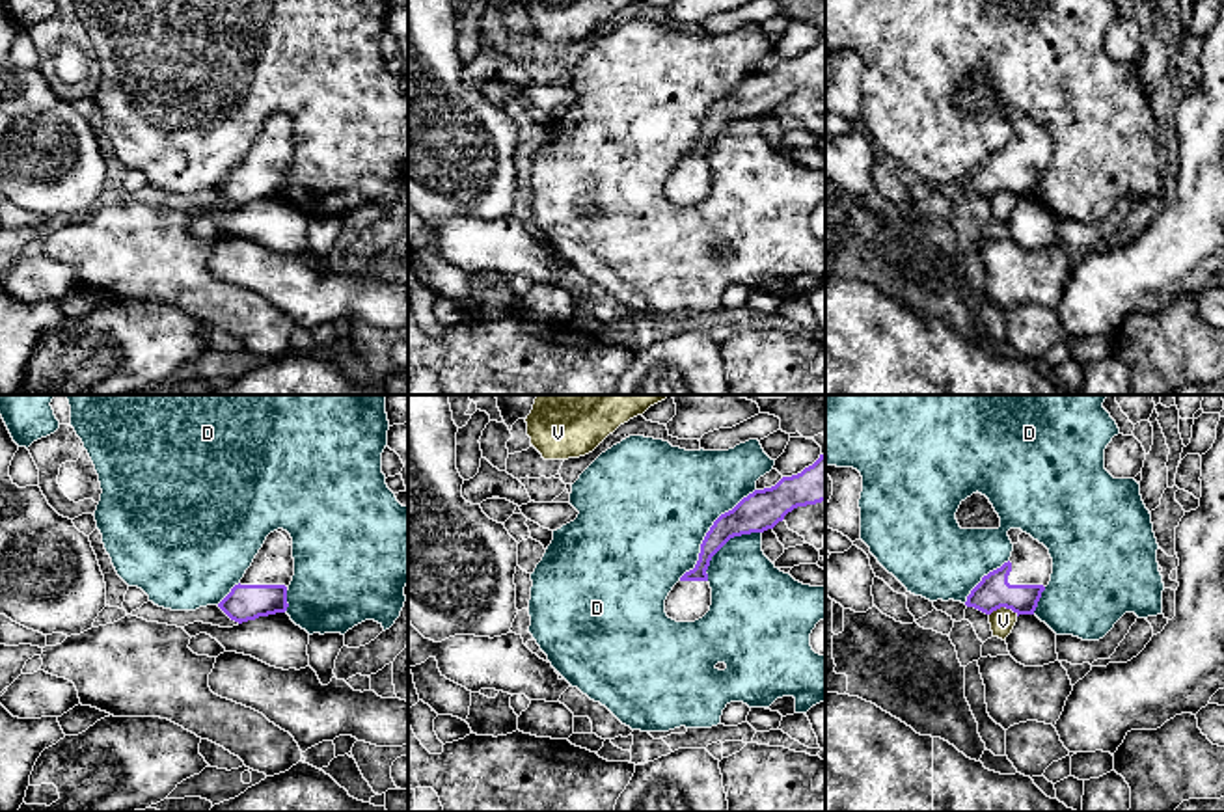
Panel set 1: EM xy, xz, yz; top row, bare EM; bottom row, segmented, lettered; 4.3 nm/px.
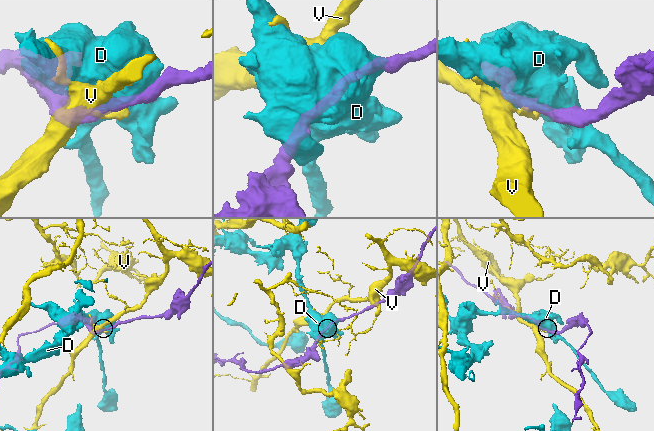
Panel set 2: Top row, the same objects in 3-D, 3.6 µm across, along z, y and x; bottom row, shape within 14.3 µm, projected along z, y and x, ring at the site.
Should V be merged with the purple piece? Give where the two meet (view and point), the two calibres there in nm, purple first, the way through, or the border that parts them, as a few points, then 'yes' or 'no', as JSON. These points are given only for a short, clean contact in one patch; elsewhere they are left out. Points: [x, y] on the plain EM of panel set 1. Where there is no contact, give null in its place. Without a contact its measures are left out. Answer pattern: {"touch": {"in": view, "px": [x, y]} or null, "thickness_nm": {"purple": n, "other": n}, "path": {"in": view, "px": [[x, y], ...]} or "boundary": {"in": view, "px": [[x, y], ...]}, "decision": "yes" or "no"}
{"touch": {"in": "yz", "px": [1003, 189]}, "thickness_nm": {"purple": 150, "other": 110}, "boundary": {"in": "yz", "px": [[1018, 196], [997, 190], [990, 198]]}, "decision": "no"}

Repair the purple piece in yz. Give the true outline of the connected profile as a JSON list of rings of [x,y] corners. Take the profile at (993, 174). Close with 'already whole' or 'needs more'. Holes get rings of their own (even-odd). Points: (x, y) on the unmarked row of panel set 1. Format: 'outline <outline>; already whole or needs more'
outline [[[1010,112],[1013,134],[1008,145],[989,155],[971,173],[965,188],[986,197],[1006,190],[1019,197],[1034,197],[1041,175],[1051,164],[1049,132],[1021,112]]]; needs more

